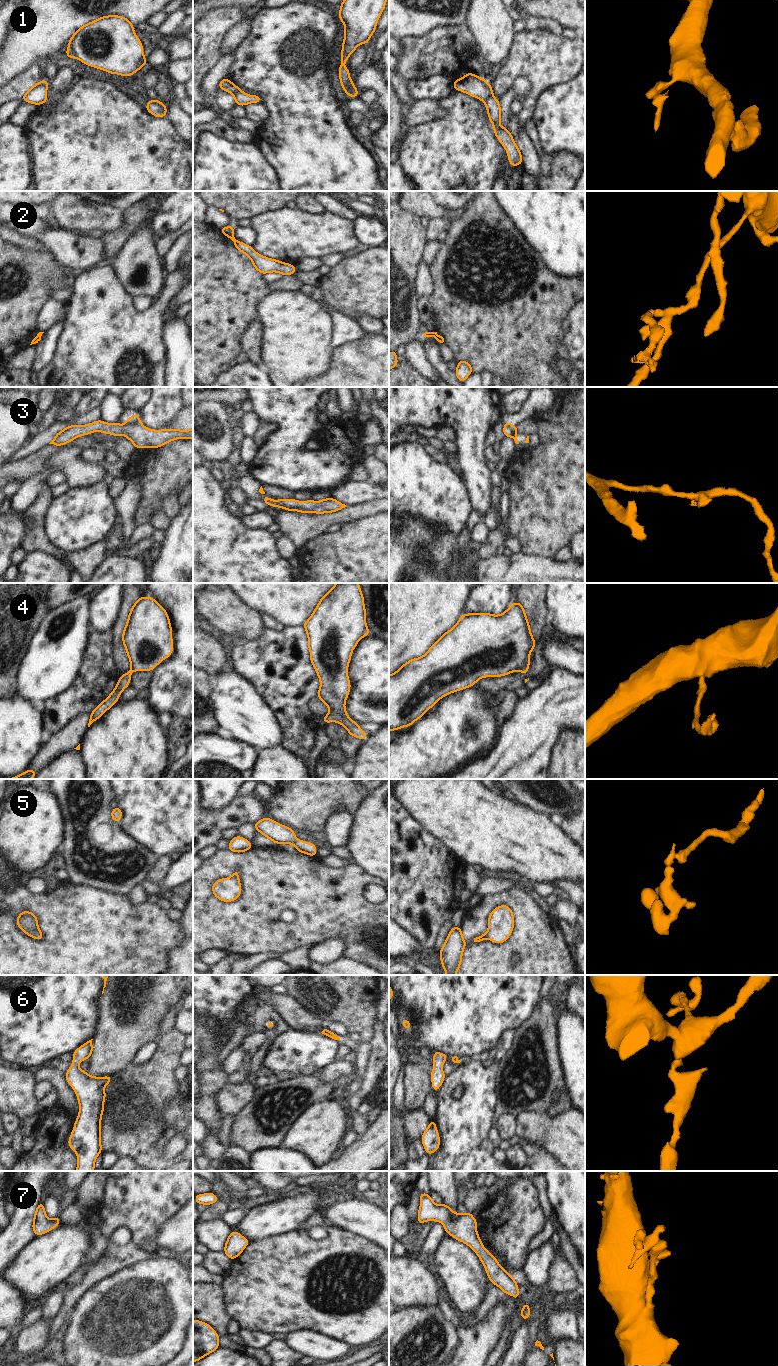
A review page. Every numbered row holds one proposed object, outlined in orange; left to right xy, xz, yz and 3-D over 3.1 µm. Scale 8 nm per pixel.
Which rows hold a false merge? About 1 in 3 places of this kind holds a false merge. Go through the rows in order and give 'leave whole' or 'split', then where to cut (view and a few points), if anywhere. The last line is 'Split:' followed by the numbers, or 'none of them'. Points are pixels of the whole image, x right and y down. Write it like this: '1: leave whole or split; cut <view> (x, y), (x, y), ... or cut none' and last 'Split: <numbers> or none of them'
1: split; cut yz (492, 94), (484, 102)
2: split; cut yz (438, 334), (436, 338)
3: leave whole; cut none
4: leave whole; cut none
5: leave whole; cut none
6: leave whole; cut none
7: leave whole; cut none
Split: 1, 2

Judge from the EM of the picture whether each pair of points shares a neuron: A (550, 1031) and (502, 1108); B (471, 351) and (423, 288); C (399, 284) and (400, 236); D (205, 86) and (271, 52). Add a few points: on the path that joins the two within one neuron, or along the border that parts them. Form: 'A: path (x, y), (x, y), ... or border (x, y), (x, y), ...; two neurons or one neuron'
A: path (544, 1051), (529, 1071), (528, 1081), (518, 1092); one neuron
B: border (431, 272), (432, 292), (428, 296); two neurons
C: path (399, 272), (399, 248); one neuron
D: border (232, 55), (232, 63), (226, 76); two neurons

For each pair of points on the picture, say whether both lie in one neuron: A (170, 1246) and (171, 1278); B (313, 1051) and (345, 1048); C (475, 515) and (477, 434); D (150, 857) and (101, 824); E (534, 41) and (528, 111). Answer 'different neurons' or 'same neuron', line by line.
A: different neurons
B: different neurons
C: different neurons
D: same neuron
E: same neuron

